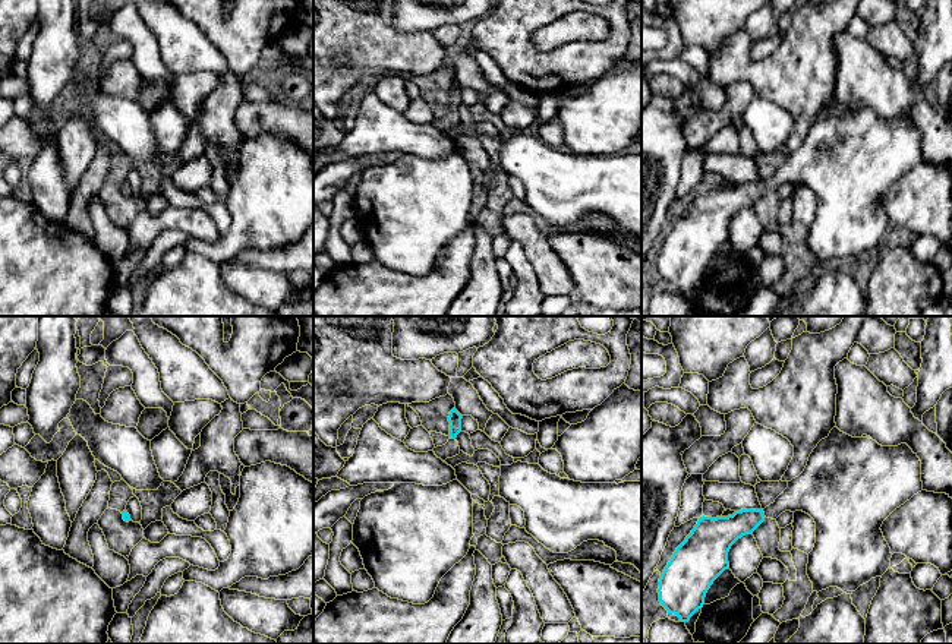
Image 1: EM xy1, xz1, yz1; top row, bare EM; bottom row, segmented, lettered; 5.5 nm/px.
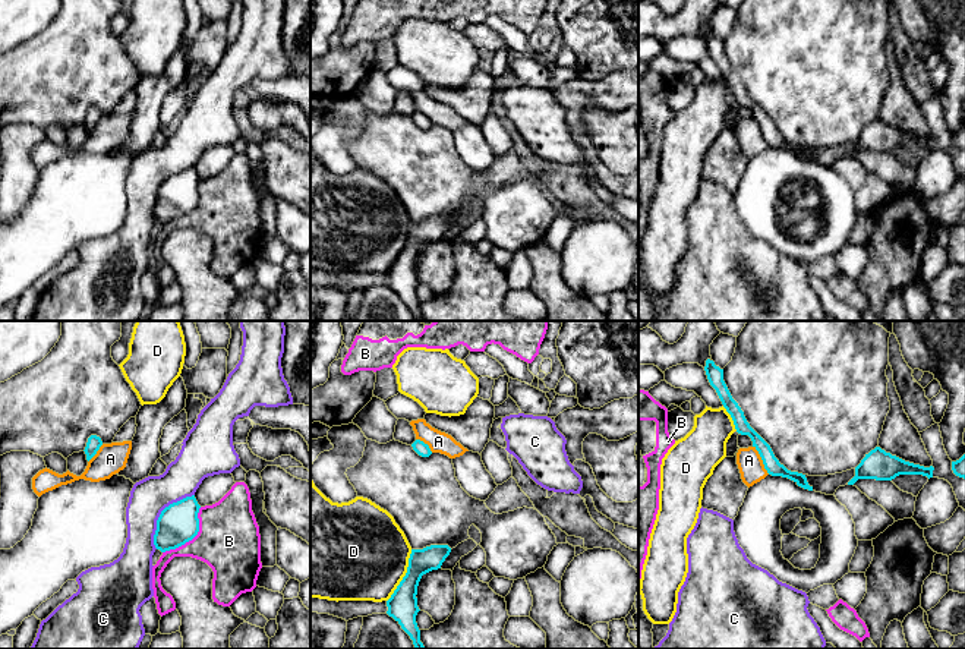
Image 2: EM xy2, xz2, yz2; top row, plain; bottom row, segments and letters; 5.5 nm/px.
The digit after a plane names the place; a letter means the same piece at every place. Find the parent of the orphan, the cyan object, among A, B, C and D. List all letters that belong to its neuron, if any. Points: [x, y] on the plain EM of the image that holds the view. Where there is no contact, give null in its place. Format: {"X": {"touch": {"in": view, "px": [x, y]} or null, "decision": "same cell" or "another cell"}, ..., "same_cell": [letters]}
{"A": {"touch": {"in": "yz2", "px": [762, 131]}, "decision": "another cell"}, "B": {"touch": {"in": "xy2", "px": [192, 210]}, "decision": "another cell"}, "C": {"touch": {"in": "xy2", "px": [160, 186]}, "decision": "another cell"}, "D": {"touch": {"in": "xz2", "px": [404, 248]}, "decision": "another cell"}, "same_cell": []}

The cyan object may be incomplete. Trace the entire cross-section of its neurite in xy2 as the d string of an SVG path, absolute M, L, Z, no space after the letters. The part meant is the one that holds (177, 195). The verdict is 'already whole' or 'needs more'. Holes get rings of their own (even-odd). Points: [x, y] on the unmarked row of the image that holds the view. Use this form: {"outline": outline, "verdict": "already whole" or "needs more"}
{"outline": "M195 167L165 179L157 192L155 220L165 224L192 212L199 204L199 180Z", "verdict": "already whole"}

